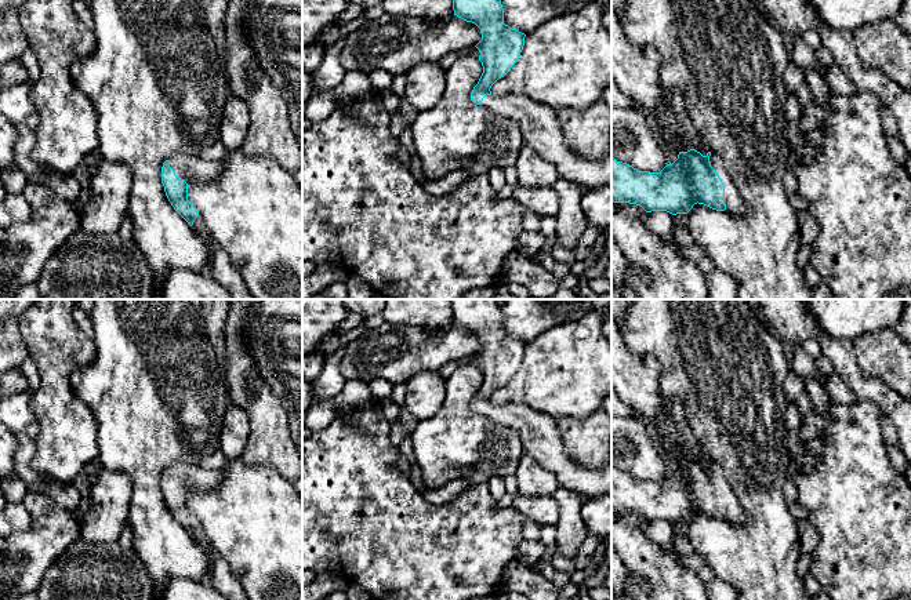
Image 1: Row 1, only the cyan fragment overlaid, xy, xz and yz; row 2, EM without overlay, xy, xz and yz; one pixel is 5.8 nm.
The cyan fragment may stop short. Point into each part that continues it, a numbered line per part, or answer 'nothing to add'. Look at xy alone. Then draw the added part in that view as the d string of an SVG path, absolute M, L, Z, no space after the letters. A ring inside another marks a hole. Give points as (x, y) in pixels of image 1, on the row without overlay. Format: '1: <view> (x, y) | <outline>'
1: xy (187, 475) | M195 461L177 463L170 468L170 476L179 488L189 494L189 488L208 490L217 487L222 480L221 469L207 469Z

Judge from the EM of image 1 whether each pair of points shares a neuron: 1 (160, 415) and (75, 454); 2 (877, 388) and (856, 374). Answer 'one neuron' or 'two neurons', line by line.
1: two neurons
2: one neuron

